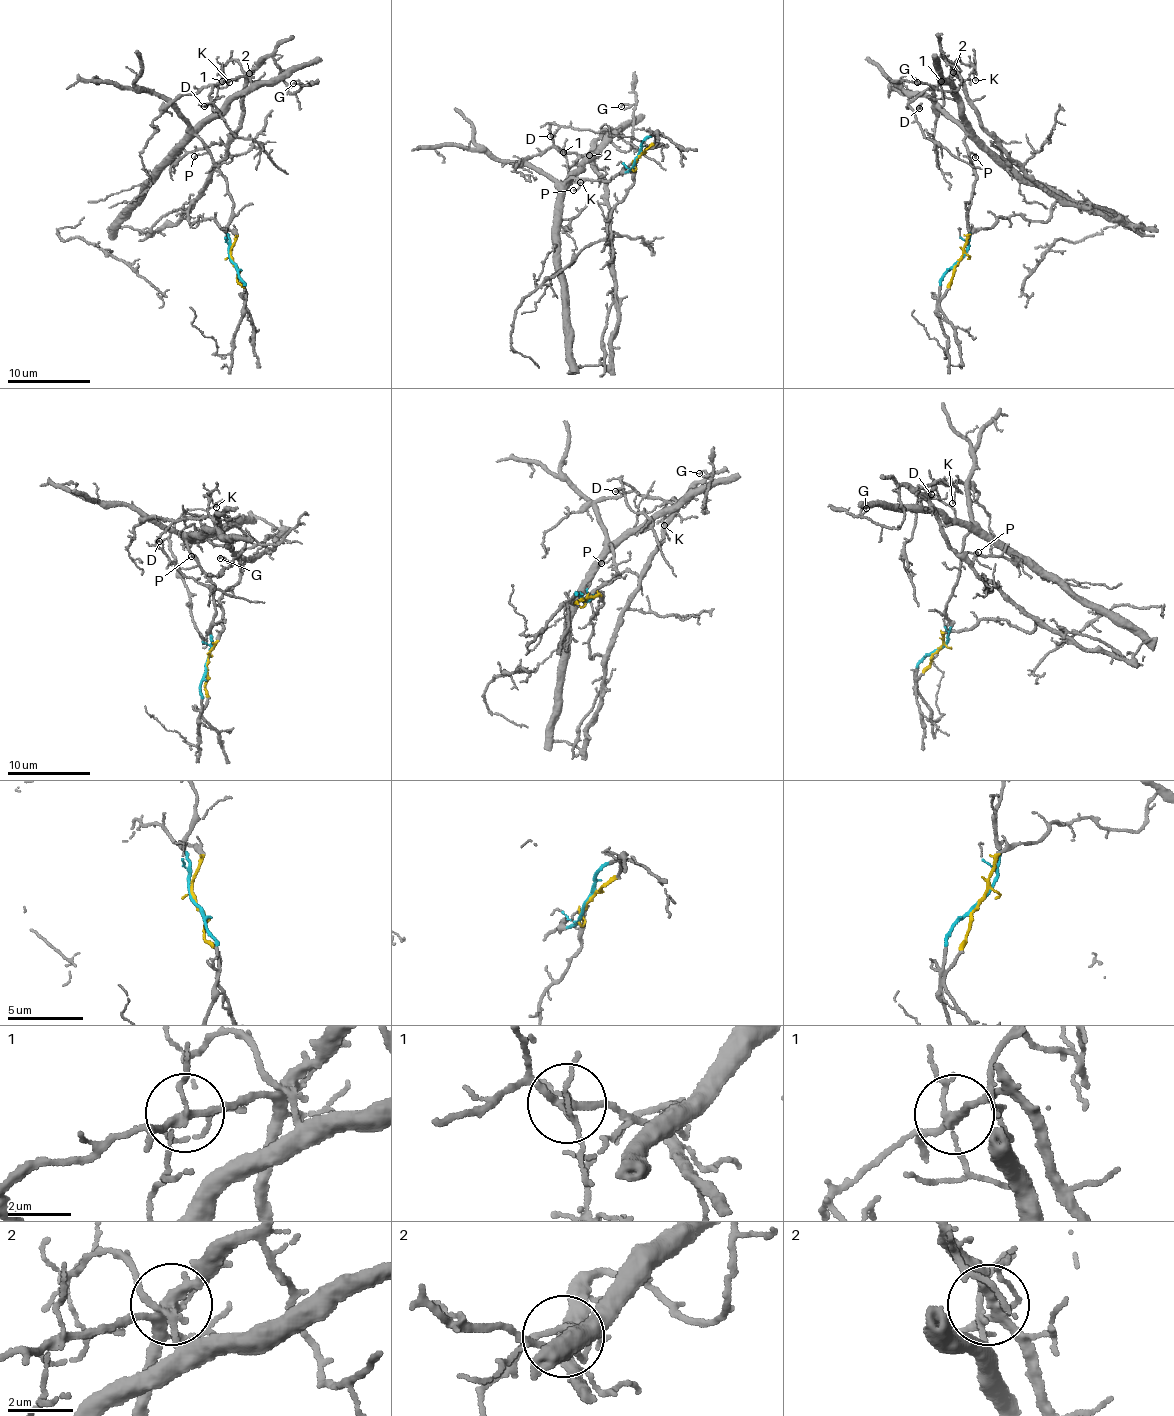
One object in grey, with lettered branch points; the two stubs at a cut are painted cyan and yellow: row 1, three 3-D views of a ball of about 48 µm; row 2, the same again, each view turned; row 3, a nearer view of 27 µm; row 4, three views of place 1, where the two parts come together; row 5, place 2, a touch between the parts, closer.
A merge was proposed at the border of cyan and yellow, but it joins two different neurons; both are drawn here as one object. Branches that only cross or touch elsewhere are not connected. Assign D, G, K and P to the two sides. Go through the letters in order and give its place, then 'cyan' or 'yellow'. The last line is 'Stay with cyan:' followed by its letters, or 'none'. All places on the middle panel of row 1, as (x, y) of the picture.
D: (550, 136) | yellow
G: (621, 106) | yellow
K: (580, 182) | cyan
P: (573, 190) | cyan
Stay with cyan: K, P

